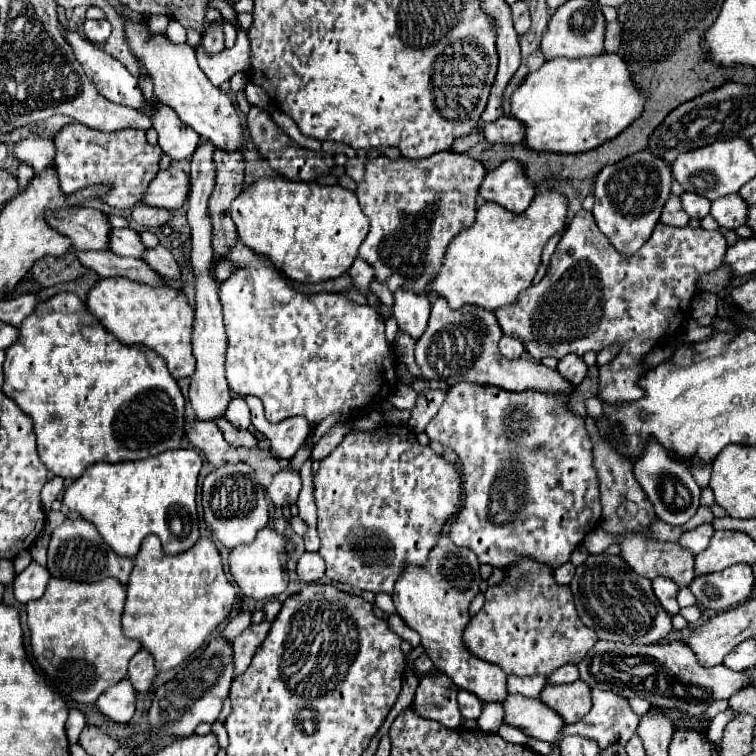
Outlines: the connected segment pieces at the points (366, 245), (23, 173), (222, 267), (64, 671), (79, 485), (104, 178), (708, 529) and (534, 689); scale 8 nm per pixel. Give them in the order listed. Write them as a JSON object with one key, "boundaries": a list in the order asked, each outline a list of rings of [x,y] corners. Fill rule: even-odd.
{"boundaries":[[[[440,151],[424,159],[406,159],[406,157],[400,157],[396,161],[390,161],[388,157],[368,159],[364,179],[356,187],[360,207],[370,219],[370,231],[360,245],[360,257],[374,267],[376,279],[386,283],[392,293],[396,289],[412,289],[416,293],[428,293],[428,283],[432,281],[432,277],[436,277],[448,243],[452,241],[452,237],[456,237],[456,233],[470,227],[476,217],[476,195],[484,175],[486,171],[480,165],[480,161],[468,157],[466,153],[452,153],[452,151]],[[400,213],[406,213],[410,221],[404,221]]],[[[22,161],[20,167],[18,167],[18,171],[16,171],[16,177],[18,177],[18,183],[20,183],[20,193],[30,185],[32,175],[36,175],[36,171],[32,169],[32,165],[26,163],[26,161]]],[[[220,261],[215,264],[215,280],[217,282],[222,282],[236,271],[236,263],[232,263],[232,261]]],[[[52,577],[44,597],[34,599],[26,605],[28,611],[28,627],[30,627],[30,645],[32,653],[42,667],[42,671],[48,675],[52,687],[76,703],[94,703],[108,687],[118,683],[128,673],[128,661],[134,657],[136,651],[140,651],[140,641],[124,637],[120,617],[122,607],[126,599],[126,587],[120,585],[116,579],[108,577],[104,581],[94,583],[82,583],[82,581],[64,581],[58,577]]],[[[172,449],[168,453],[160,453],[160,457],[148,457],[144,461],[96,463],[90,465],[82,477],[78,477],[64,489],[62,503],[66,503],[68,509],[80,513],[82,519],[96,525],[102,539],[122,557],[134,557],[140,549],[142,539],[148,535],[158,535],[162,539],[164,551],[168,555],[176,555],[190,549],[200,537],[196,517],[196,483],[200,467],[202,457],[194,449]]],[[[72,121],[56,133],[54,145],[54,167],[58,171],[60,189],[64,193],[76,193],[92,185],[108,185],[110,191],[102,201],[114,209],[132,209],[136,203],[140,203],[148,183],[158,173],[158,163],[162,157],[162,149],[158,145],[150,145],[146,141],[146,133],[136,127],[104,133]]],[[[700,525],[700,527],[692,529],[690,533],[684,533],[678,543],[684,545],[686,549],[690,549],[694,555],[698,555],[700,551],[704,551],[708,547],[708,543],[712,539],[712,533],[714,533],[712,525]]],[[[508,677],[508,691],[512,695],[524,695],[524,697],[538,697],[546,679],[544,677]]]]}

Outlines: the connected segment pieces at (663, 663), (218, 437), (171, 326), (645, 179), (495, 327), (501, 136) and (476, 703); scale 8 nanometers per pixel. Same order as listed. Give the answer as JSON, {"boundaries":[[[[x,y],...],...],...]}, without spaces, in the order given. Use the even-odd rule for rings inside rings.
{"boundaries":[[[[596,641],[596,645],[586,653],[584,661],[578,663],[578,673],[580,673],[580,679],[590,685],[592,689],[606,689],[606,691],[614,691],[618,695],[624,695],[624,697],[636,697],[636,695],[646,695],[652,705],[656,707],[676,707],[680,711],[688,711],[692,715],[700,715],[700,713],[706,713],[706,709],[718,701],[718,699],[730,699],[736,691],[744,689],[750,685],[750,677],[746,673],[734,673],[730,669],[726,669],[724,665],[716,665],[716,667],[702,667],[698,665],[696,657],[690,653],[690,649],[680,643],[680,641],[674,641],[674,643],[662,643],[662,645],[624,645],[624,643],[612,643],[612,641]],[[658,675],[666,675],[668,679],[668,685],[676,685],[680,683],[684,687],[684,691],[658,691],[656,689],[656,681],[658,681]]],[[[194,419],[190,425],[184,427],[184,439],[192,443],[196,449],[202,449],[202,453],[206,455],[206,461],[214,469],[226,465],[224,453],[230,445],[226,443],[222,431],[212,421]]],[[[126,277],[100,279],[88,293],[88,309],[98,317],[98,321],[120,337],[124,345],[142,345],[158,353],[174,379],[192,377],[196,371],[196,361],[192,357],[192,323],[194,309],[182,289],[156,289],[152,285],[138,285]]],[[[640,151],[600,171],[594,185],[596,205],[592,215],[600,231],[606,233],[610,243],[620,253],[632,255],[650,239],[660,219],[660,211],[670,195],[670,183],[670,167],[662,159],[654,157],[650,151]]],[[[434,299],[432,313],[424,335],[416,341],[416,363],[420,365],[424,377],[456,385],[460,381],[468,383],[486,383],[506,391],[524,391],[540,389],[548,393],[572,393],[572,385],[560,377],[554,369],[544,367],[542,363],[518,358],[516,361],[504,361],[498,353],[498,341],[502,329],[492,311],[480,307],[464,307],[452,311],[444,299]],[[518,365],[526,365],[526,371],[520,371]]],[[[498,117],[494,123],[484,125],[482,135],[488,143],[522,143],[524,127],[512,117]]],[[[460,691],[458,693],[458,705],[460,705],[460,713],[464,719],[478,719],[482,713],[482,703],[474,693],[468,691]]]]}

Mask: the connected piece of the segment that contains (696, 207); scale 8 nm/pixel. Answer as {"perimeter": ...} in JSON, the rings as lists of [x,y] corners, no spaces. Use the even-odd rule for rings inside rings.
{"perimeter":[[[682,193],[682,205],[690,217],[706,217],[710,213],[710,201],[696,193]]]}

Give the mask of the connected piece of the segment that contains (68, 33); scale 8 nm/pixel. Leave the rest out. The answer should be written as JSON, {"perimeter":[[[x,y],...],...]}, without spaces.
{"perimeter":[[[64,29],[64,37],[66,37],[66,41],[70,43],[70,47],[72,47],[78,63],[84,67],[88,79],[96,85],[96,89],[98,89],[108,101],[112,101],[112,103],[122,103],[122,105],[128,105],[128,107],[138,109],[138,111],[148,109],[150,115],[154,113],[154,103],[150,103],[150,105],[146,107],[144,97],[142,97],[142,91],[140,91],[140,87],[138,87],[138,79],[132,77],[122,63],[118,63],[118,61],[116,61],[112,55],[108,55],[102,47],[90,43],[86,37],[82,37],[80,33],[76,33],[74,29]]]}

